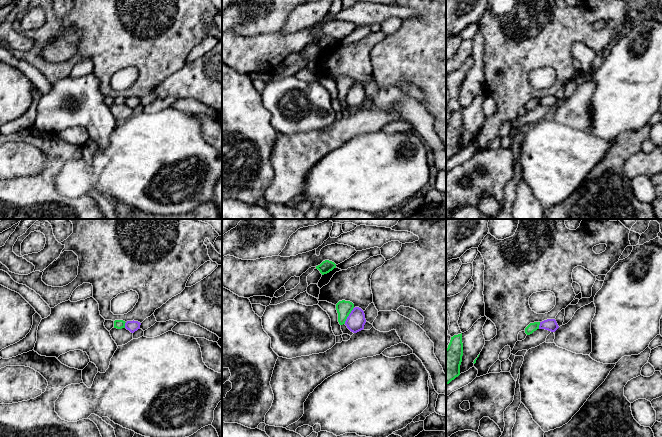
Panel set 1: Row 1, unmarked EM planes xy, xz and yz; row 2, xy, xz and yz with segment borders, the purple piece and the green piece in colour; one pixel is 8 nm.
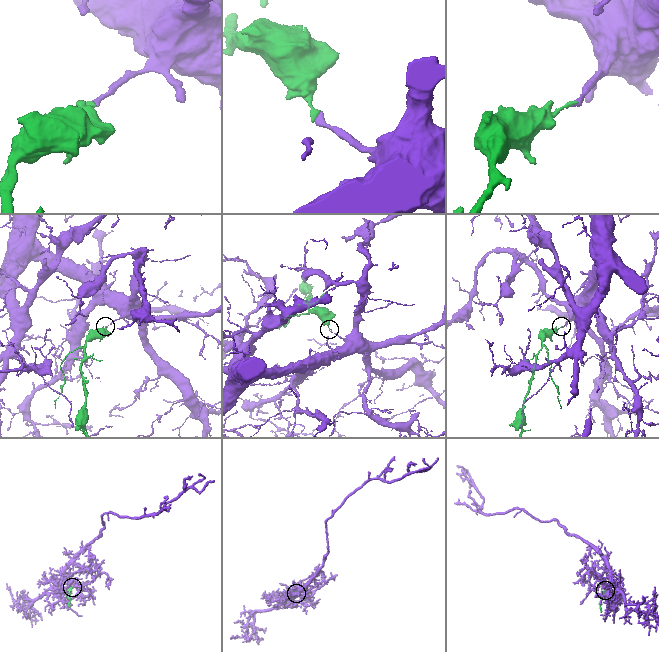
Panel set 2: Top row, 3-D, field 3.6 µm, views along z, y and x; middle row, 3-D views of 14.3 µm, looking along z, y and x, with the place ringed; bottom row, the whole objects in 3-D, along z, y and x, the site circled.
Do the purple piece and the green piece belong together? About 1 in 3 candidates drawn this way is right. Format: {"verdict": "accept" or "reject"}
{"verdict": "reject"}

